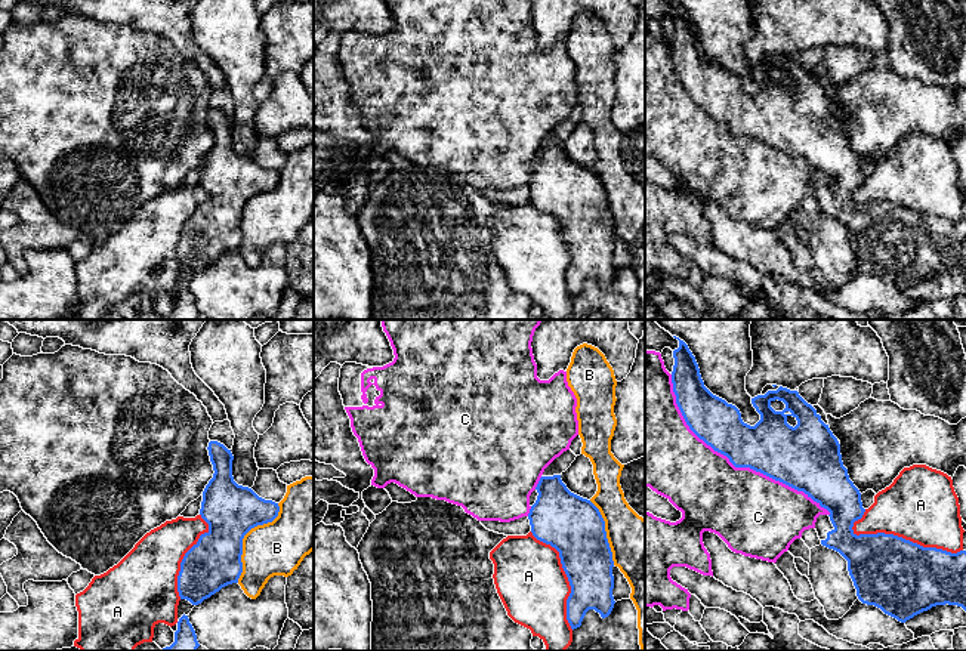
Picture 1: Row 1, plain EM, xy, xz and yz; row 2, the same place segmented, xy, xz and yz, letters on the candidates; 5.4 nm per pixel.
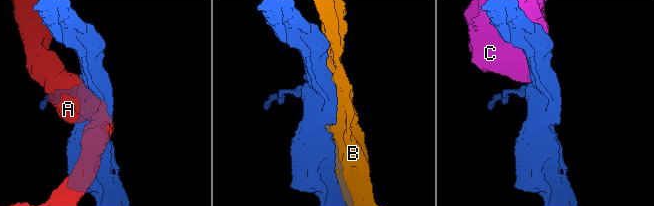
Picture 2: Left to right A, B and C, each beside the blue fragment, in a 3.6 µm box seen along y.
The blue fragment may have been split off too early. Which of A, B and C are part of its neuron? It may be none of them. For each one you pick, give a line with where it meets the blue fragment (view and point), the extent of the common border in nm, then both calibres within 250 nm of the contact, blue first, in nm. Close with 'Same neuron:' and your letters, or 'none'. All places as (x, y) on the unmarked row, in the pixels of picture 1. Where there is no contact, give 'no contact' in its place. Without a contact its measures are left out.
Same neuron: none

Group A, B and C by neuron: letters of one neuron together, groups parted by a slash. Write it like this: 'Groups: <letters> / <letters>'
Groups: A / B / C

